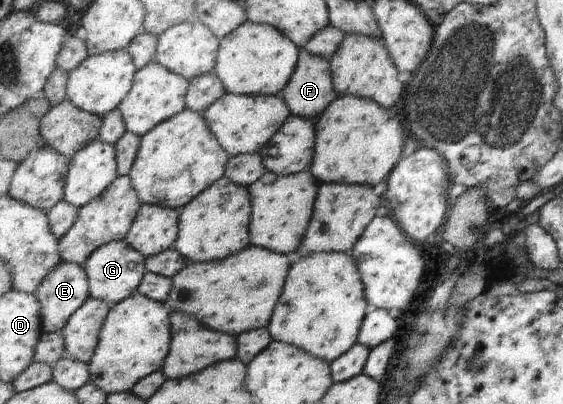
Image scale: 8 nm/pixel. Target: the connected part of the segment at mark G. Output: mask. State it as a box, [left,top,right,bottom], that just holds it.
[84,240,146,305]

